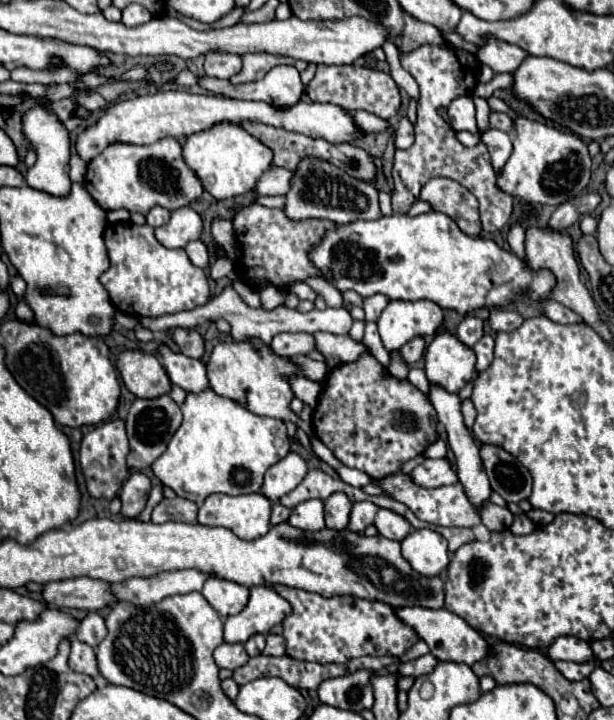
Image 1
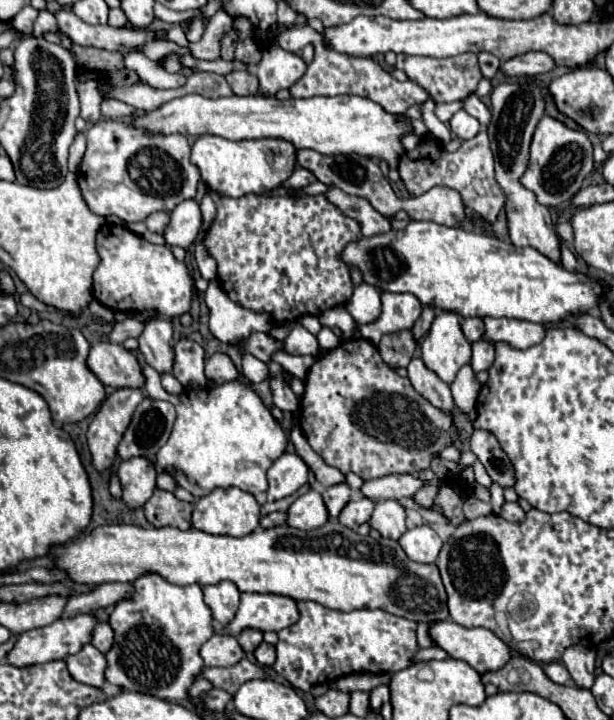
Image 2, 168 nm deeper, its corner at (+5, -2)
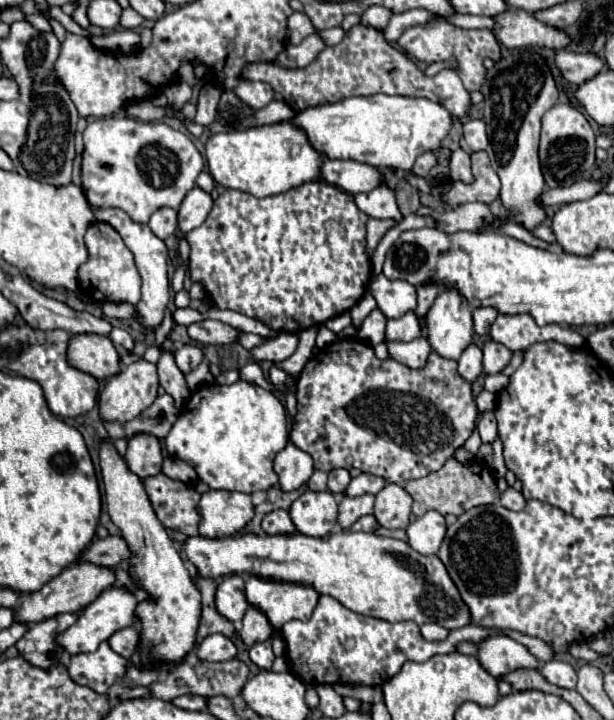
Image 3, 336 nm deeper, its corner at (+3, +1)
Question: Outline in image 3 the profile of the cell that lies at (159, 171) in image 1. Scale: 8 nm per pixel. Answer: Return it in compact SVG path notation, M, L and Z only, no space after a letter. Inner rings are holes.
M103 117L87 125L83 131L83 141L85 151L81 165L81 187L87 201L95 209L117 207L125 211L135 223L147 223L151 213L161 207L179 209L183 197L195 187L197 175L205 167L205 161L193 141L185 133L165 123L147 123L133 117Z

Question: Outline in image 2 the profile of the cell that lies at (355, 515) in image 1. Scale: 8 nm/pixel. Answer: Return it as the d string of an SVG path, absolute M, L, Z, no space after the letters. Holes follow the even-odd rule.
M357 498L357 500L347 502L347 506L341 510L337 520L339 520L339 524L343 524L347 528L357 530L363 522L369 522L373 508L375 508L375 502L371 502L369 498Z

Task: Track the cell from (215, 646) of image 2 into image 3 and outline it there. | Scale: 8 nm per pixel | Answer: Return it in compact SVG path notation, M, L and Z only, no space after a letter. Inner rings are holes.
M219 633L205 637L197 649L197 657L203 661L229 661L237 655L235 643Z

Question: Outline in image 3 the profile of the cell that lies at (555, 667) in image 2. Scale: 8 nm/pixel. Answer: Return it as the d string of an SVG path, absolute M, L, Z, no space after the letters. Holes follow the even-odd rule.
M559 659L547 661L547 663L543 665L541 673L543 673L543 677L545 677L549 683L553 683L553 685L557 685L557 687L563 687L563 689L575 689L575 685L577 685L577 673L575 673L575 669L573 669L569 663L565 663L565 661L559 661Z

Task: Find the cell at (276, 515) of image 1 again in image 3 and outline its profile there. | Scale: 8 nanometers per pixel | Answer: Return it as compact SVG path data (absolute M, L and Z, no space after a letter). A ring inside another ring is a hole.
M279 509L279 511L273 511L269 515L265 515L263 519L263 531L269 533L269 535L277 535L277 533L293 533L295 527L293 527L293 521L289 519L289 513Z

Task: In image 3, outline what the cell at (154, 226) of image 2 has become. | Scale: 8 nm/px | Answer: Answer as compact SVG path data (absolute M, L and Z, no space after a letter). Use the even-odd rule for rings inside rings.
M163 207L163 209L157 209L151 219L149 219L149 229L159 237L159 239L165 239L169 237L175 229L177 229L177 211L175 209L169 209L169 207Z

